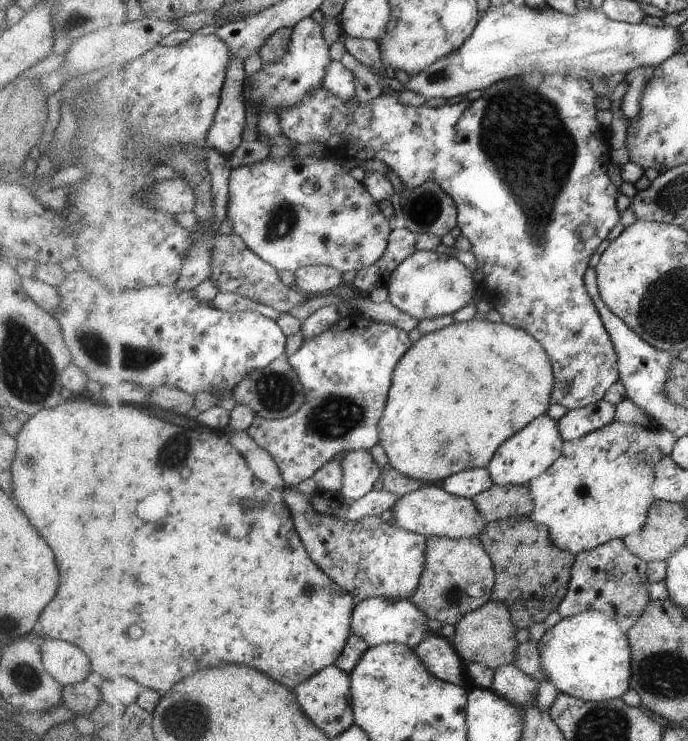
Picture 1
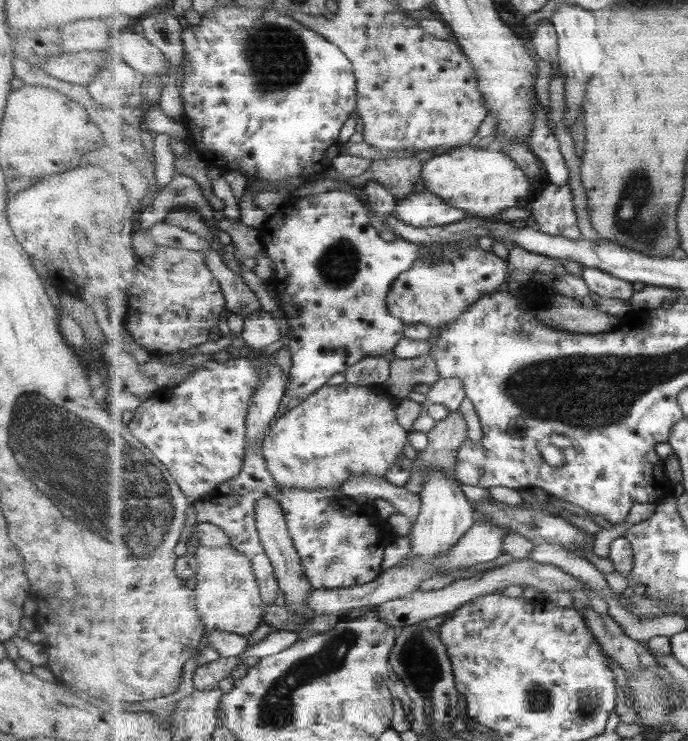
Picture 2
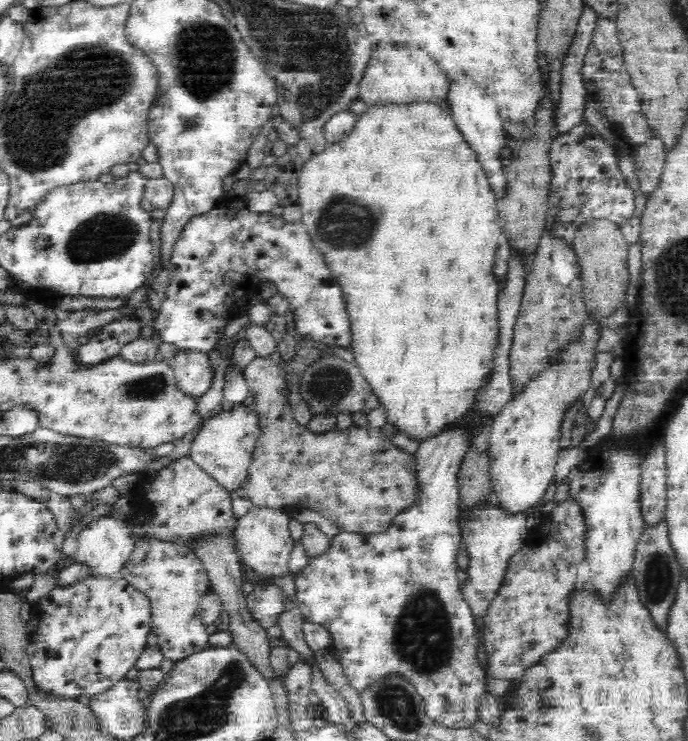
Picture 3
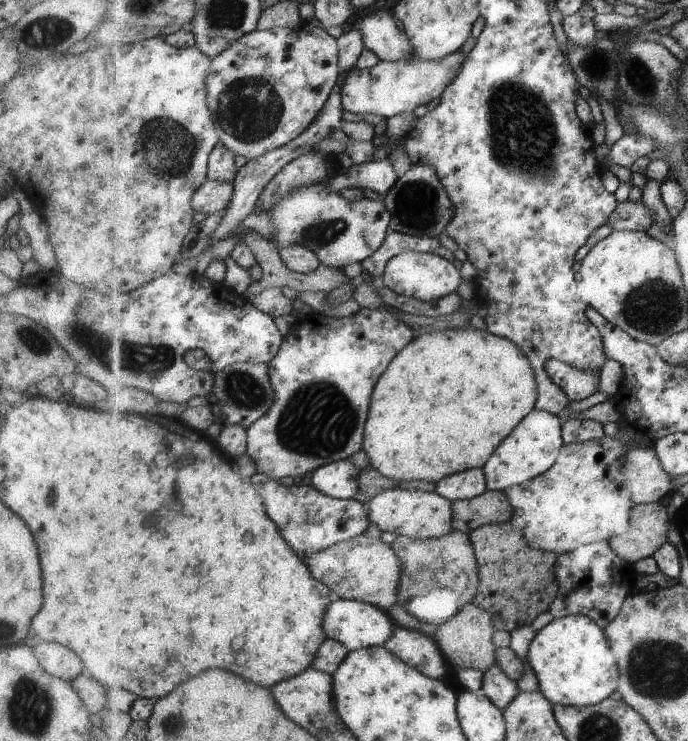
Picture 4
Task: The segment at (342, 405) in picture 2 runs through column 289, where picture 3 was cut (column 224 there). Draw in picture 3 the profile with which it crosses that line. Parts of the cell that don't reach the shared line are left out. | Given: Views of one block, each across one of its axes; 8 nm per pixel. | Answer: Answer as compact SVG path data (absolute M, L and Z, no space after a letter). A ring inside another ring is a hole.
M234 403L231 409L221 410L202 423L191 442L189 457L217 480L220 486L234 493L248 474L254 442L258 438L258 417L254 414L254 404Z

